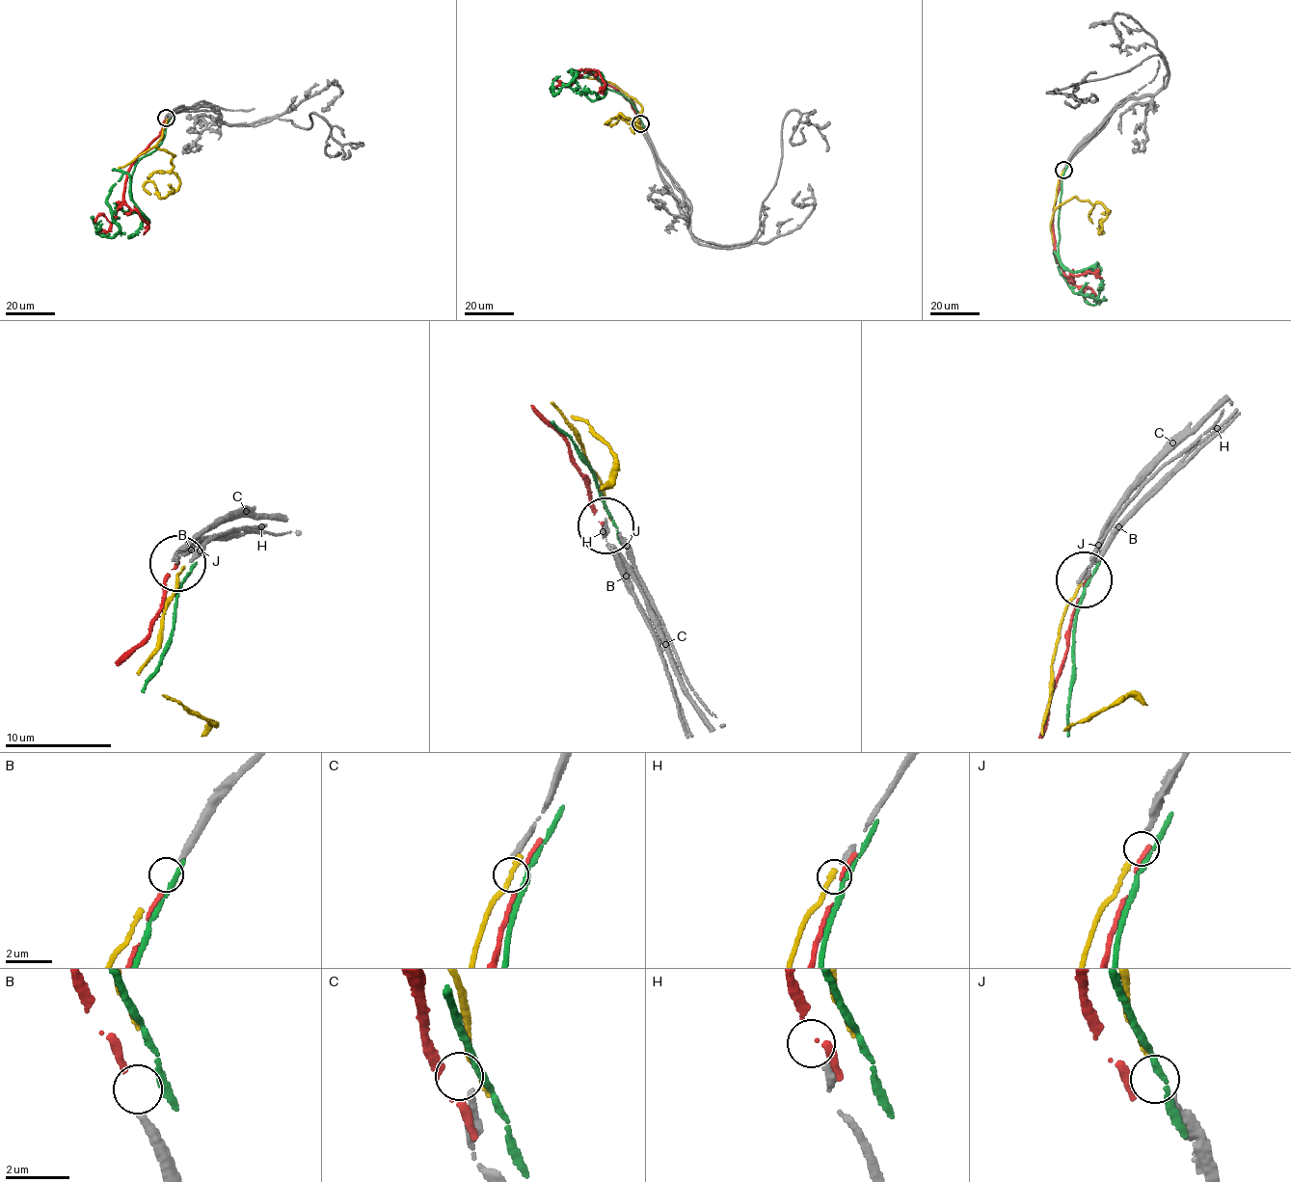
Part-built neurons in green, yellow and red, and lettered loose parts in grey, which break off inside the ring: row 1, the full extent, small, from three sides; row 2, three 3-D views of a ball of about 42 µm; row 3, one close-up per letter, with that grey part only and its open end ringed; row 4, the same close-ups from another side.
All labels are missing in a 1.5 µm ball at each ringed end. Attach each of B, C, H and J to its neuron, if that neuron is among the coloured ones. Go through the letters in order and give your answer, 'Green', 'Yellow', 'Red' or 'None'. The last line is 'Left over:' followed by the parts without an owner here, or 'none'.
B: Red
C: None
H: None
J: Yellow
Left over: C, H

